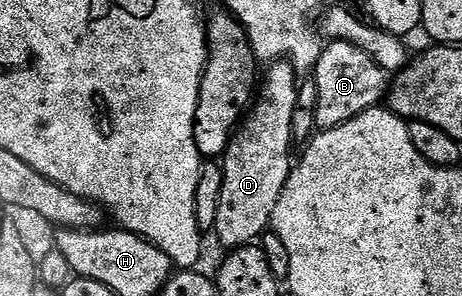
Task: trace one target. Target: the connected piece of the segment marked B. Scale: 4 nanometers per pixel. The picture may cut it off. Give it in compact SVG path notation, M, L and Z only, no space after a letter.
M339 39L327 42L322 49L312 72L316 85L317 102L315 107L315 125L318 131L327 131L350 123L357 115L364 115L368 109L379 106L388 95L388 73L364 49L348 45L348 41Z

